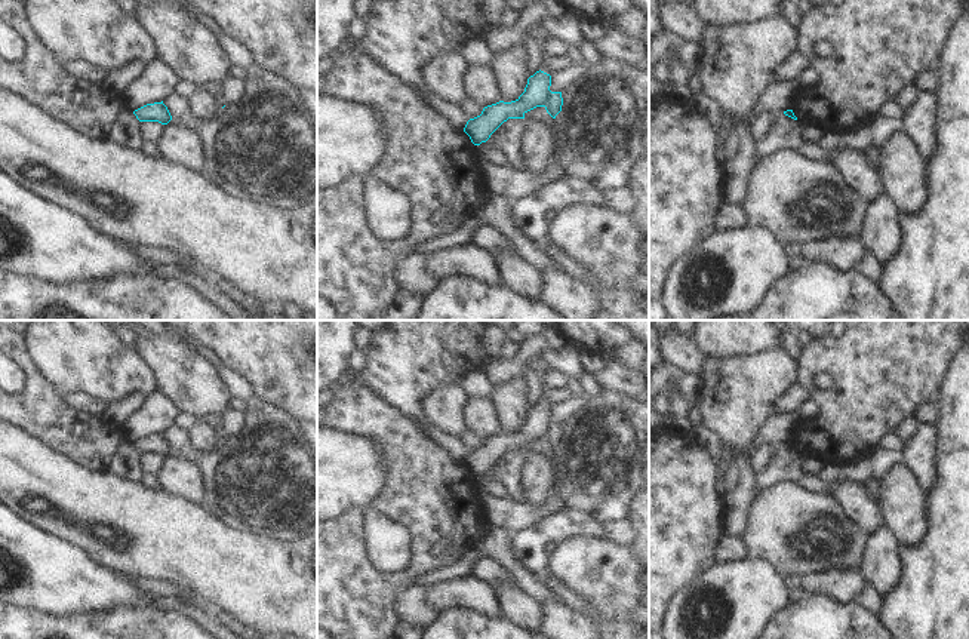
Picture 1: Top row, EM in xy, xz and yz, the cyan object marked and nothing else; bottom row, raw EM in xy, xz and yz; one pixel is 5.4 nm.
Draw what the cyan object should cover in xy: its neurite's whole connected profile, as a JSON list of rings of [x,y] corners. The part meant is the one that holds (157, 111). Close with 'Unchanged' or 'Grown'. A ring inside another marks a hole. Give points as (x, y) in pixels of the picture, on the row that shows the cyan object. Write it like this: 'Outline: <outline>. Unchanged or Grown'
Outline: [[[162,102],[147,104],[133,111],[139,122],[159,122],[167,125],[172,120],[172,116],[167,107]]]. Unchanged.

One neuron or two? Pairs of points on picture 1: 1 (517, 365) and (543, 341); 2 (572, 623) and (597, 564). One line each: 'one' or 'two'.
1: one
2: two

